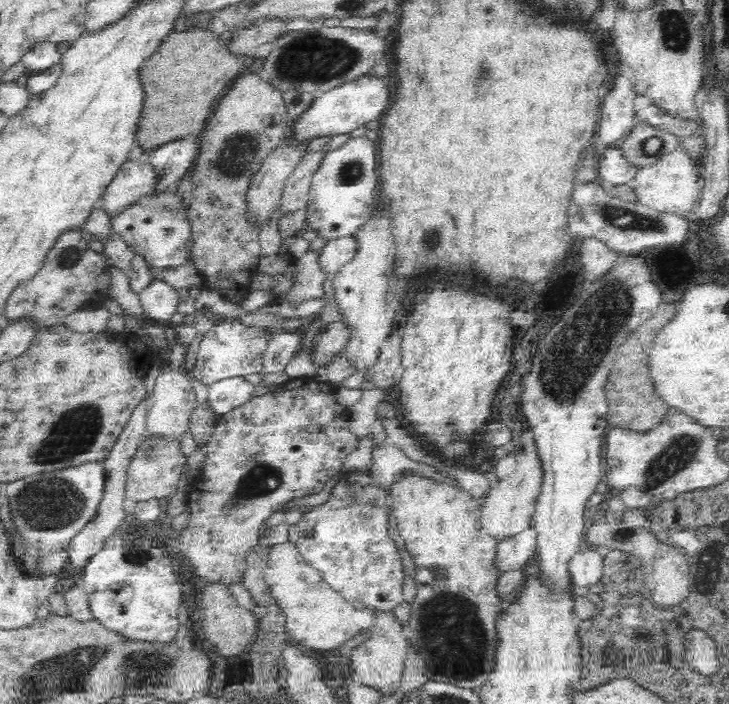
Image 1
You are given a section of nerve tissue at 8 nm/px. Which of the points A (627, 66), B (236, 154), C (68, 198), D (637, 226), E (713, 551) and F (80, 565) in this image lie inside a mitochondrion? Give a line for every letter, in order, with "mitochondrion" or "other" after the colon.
A: other
B: mitochondrion
C: other
D: mitochondrion
E: other
F: other

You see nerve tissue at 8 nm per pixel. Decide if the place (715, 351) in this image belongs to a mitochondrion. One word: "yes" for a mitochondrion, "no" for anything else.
no

